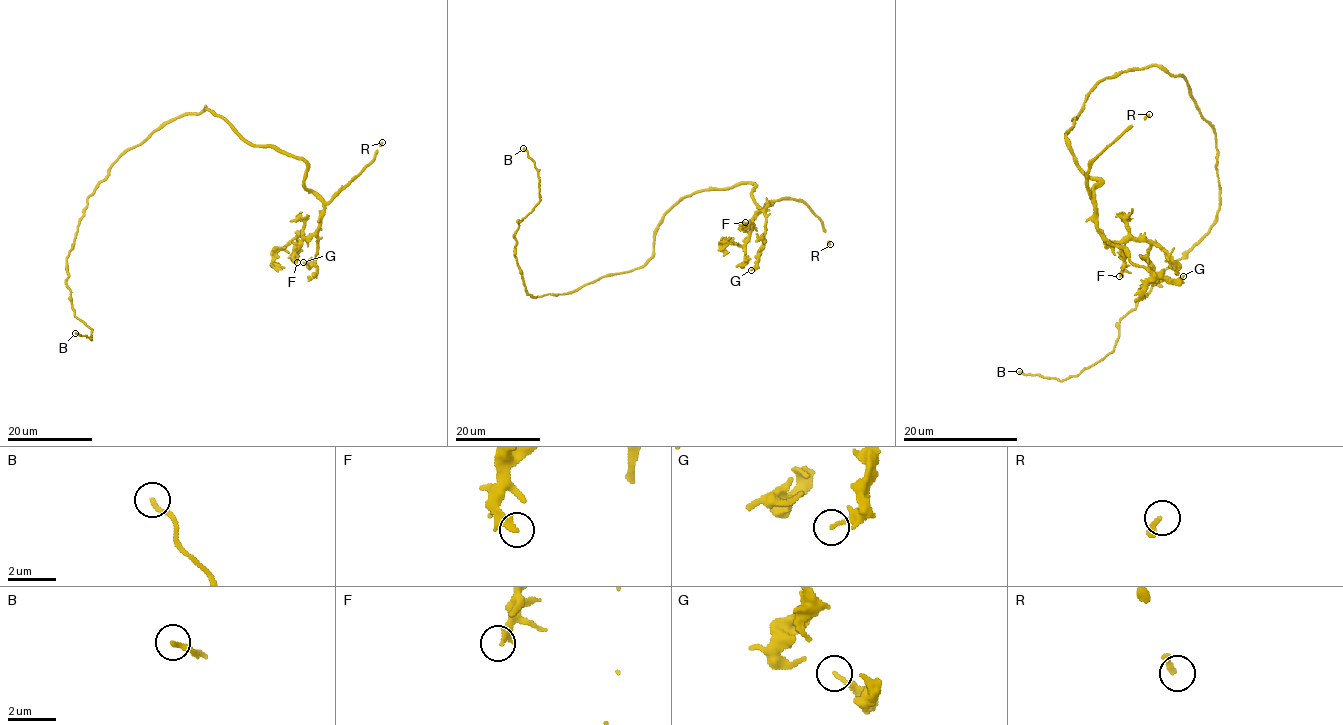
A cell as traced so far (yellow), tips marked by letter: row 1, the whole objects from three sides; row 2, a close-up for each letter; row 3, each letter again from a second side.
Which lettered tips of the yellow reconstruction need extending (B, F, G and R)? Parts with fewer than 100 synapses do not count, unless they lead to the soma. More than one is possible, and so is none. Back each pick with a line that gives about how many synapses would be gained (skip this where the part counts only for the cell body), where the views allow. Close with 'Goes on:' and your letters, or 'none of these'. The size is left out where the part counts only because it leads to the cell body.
R: Roughly 250 synapses
Goes on: R

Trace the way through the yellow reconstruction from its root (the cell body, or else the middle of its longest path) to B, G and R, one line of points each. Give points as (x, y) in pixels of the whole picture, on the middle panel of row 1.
B: (629, 271), (602, 276), (569, 293), (533, 297), (527, 292), (514, 235), (539, 201), (539, 176), (523, 148)
G: (629, 271), (651, 256), (657, 225), (680, 200), (742, 183), (754, 184), (760, 207), (771, 204), (751, 270)
R: (629, 271), (651, 256), (657, 225), (680, 200), (742, 183), (754, 184), (760, 207), (802, 201), (830, 244)

